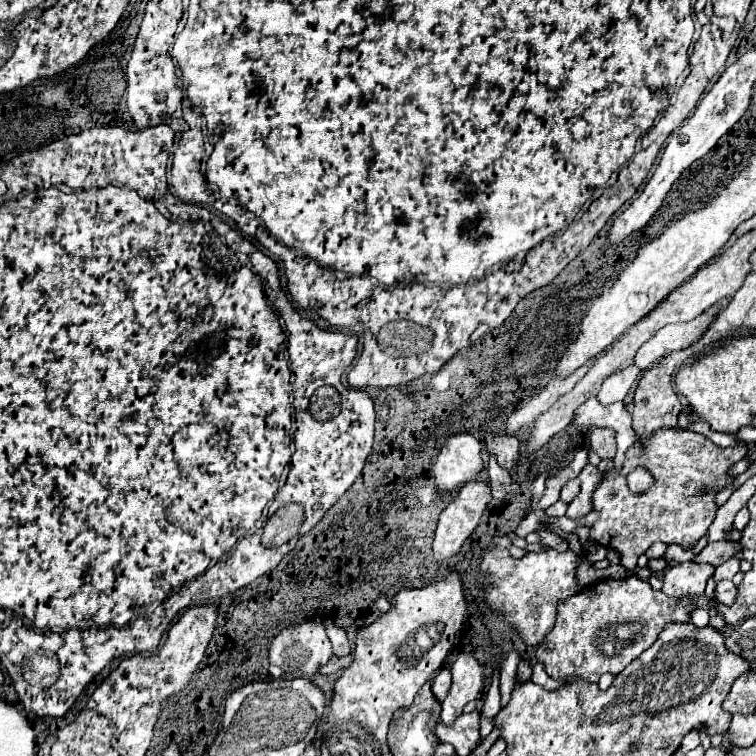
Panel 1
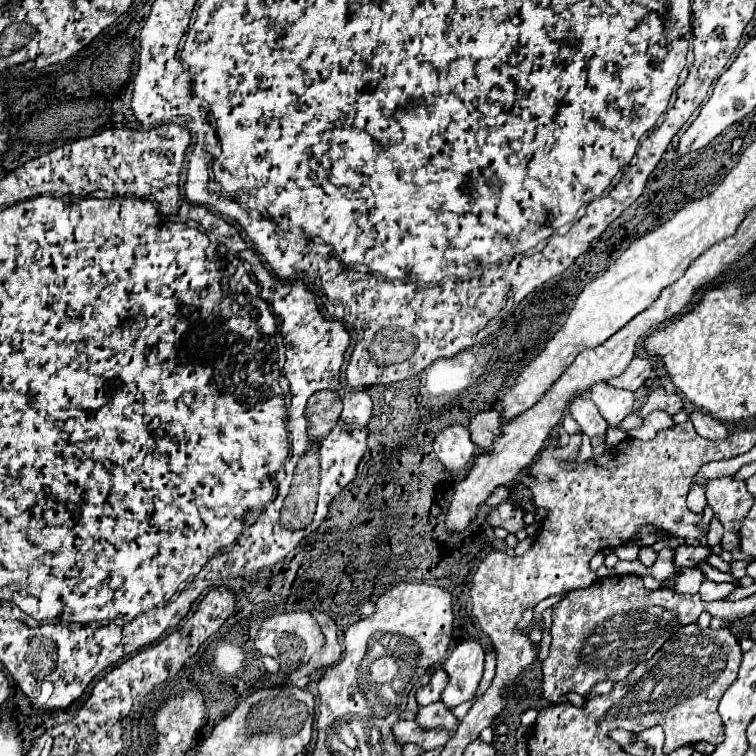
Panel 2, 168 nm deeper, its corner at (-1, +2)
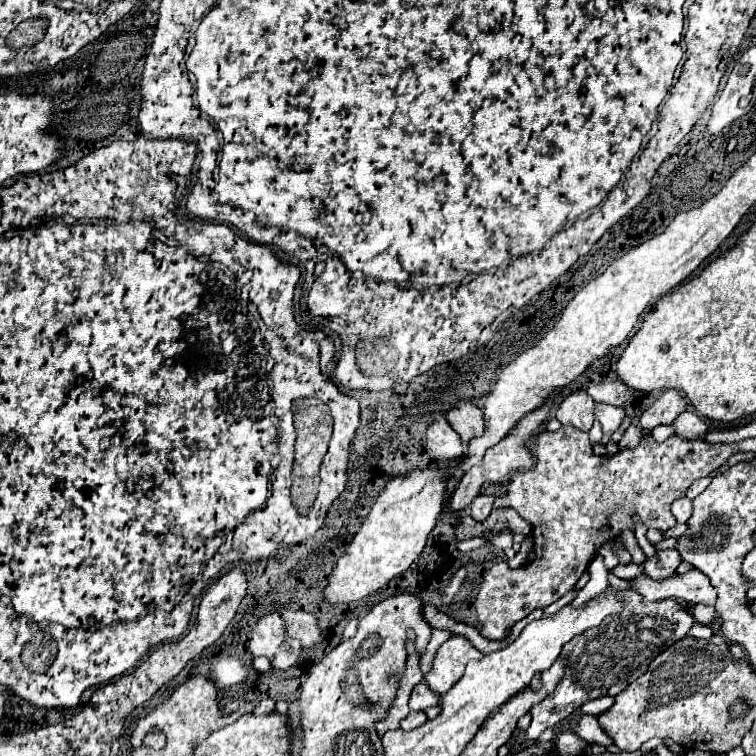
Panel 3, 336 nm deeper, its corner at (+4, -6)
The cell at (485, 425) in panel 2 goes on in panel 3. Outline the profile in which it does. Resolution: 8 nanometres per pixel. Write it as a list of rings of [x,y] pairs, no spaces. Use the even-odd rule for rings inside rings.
[[[464,402],[460,406],[454,406],[448,412],[448,422],[460,434],[462,444],[468,444],[476,436],[482,436],[482,430],[484,430],[482,410],[476,408],[474,404],[470,404],[470,402]]]

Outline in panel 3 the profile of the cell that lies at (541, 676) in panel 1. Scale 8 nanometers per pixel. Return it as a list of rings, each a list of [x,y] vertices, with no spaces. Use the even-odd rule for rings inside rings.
[[[582,714],[580,722],[578,722],[578,728],[576,728],[576,734],[582,740],[586,740],[588,744],[600,744],[600,746],[610,746],[612,744],[610,736],[606,736],[606,732],[602,732],[596,718],[588,716],[588,714]]]

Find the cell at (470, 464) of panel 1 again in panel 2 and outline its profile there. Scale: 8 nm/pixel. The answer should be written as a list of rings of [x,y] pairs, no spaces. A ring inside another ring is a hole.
[[[451,424],[441,430],[433,442],[437,458],[449,472],[463,470],[467,462],[473,458],[475,444],[471,442],[469,430],[461,424]]]

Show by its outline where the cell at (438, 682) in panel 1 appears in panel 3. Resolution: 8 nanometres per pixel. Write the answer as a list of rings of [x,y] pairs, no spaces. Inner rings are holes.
[[[422,680],[422,682],[416,684],[414,690],[412,690],[410,710],[426,710],[426,708],[430,708],[430,706],[436,706],[438,702],[440,702],[440,696],[436,696],[436,694],[428,688],[426,680]]]

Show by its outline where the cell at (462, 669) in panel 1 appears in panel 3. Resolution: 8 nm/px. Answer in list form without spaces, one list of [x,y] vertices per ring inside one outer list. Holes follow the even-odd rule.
[[[452,636],[446,640],[434,658],[432,670],[426,674],[428,686],[438,694],[444,696],[460,678],[470,660],[480,660],[484,654],[476,650],[464,636]]]

